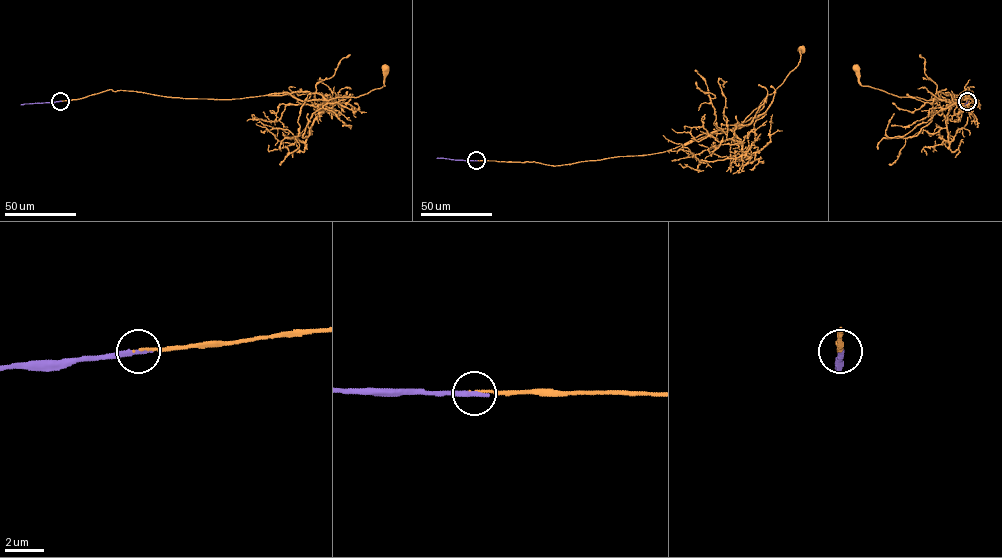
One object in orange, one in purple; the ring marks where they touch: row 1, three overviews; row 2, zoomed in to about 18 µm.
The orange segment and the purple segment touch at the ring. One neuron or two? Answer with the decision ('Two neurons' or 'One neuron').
One neuron

